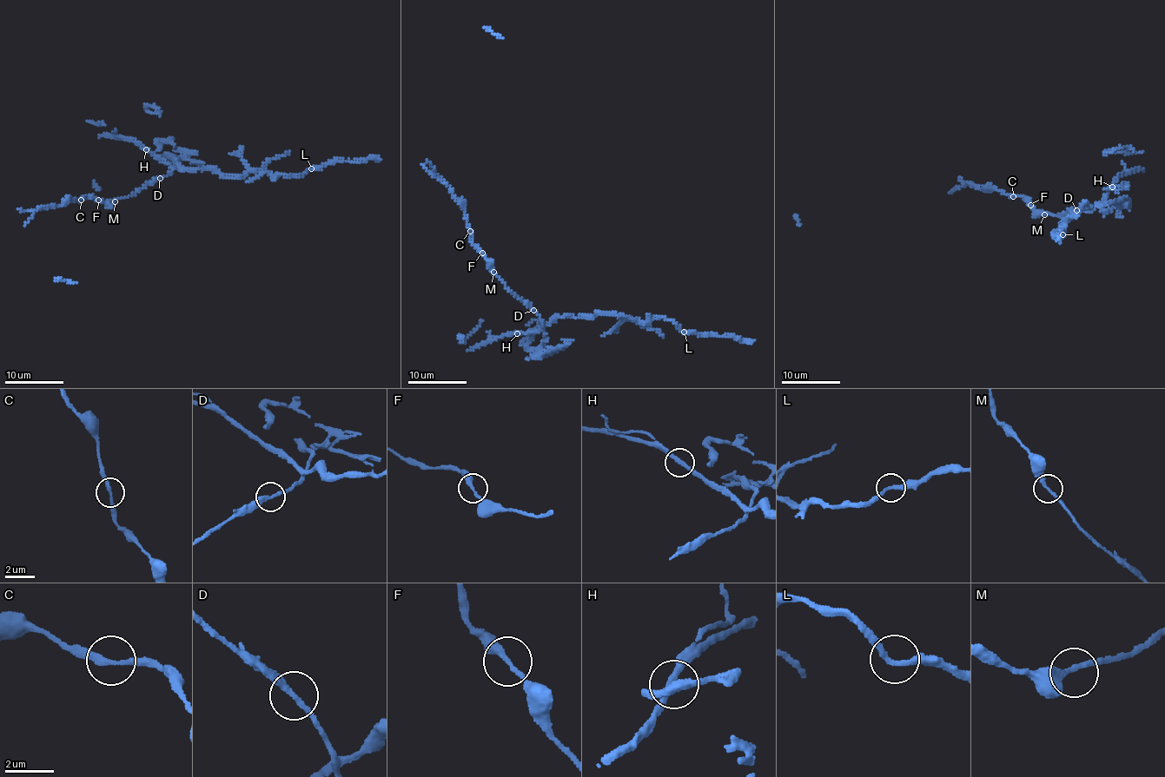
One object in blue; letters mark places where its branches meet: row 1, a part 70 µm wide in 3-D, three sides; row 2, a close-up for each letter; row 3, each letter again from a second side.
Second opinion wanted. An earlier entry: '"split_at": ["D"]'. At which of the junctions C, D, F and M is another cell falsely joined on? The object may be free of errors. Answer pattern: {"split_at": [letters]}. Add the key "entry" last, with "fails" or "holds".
{"split_at": ["D"], "entry": "holds"}

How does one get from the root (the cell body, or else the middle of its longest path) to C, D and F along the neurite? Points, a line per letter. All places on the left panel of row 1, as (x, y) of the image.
C: (113, 200), (103, 202), (88, 196), (81, 200)
D: (113, 200), (129, 197), (159, 178)
F: (113, 200), (103, 202), (98, 200)

